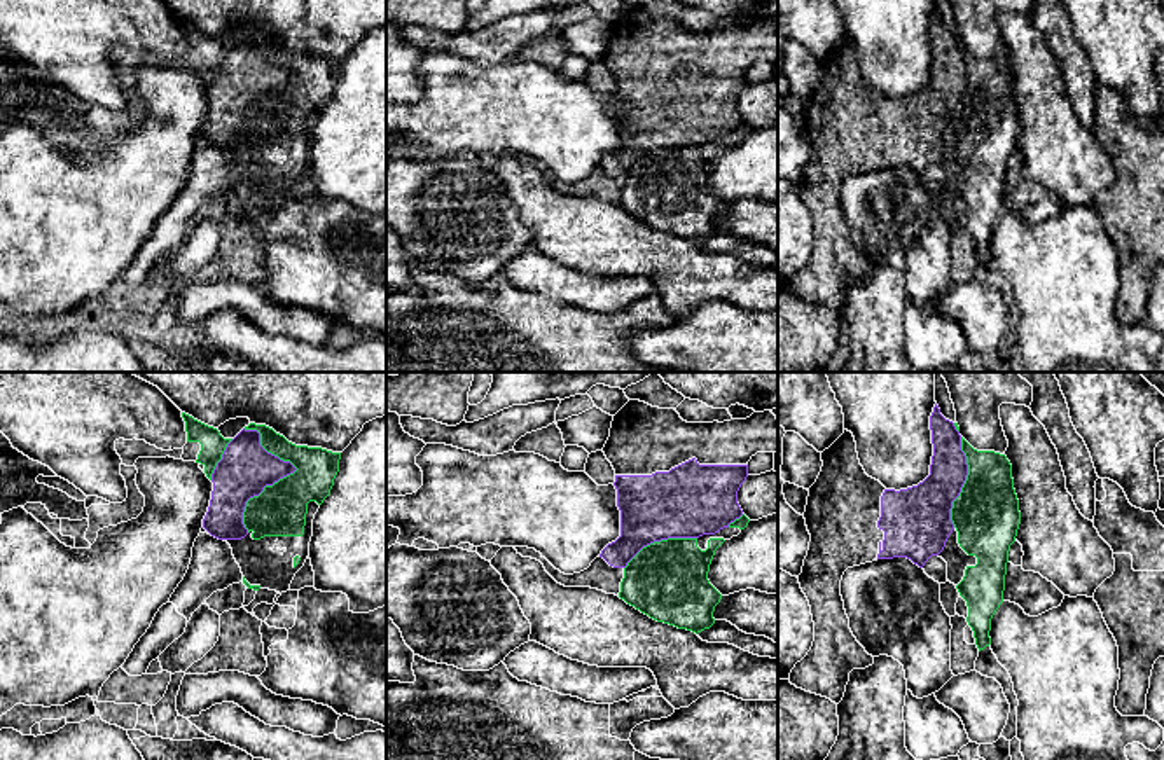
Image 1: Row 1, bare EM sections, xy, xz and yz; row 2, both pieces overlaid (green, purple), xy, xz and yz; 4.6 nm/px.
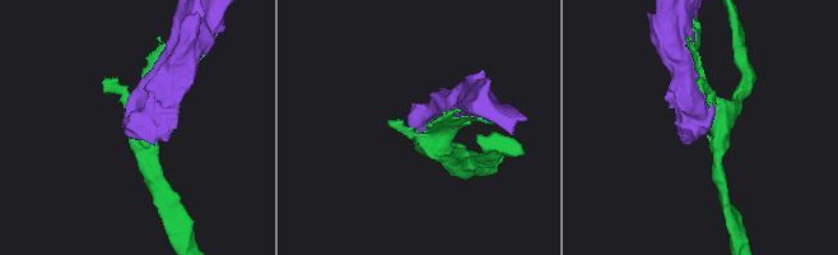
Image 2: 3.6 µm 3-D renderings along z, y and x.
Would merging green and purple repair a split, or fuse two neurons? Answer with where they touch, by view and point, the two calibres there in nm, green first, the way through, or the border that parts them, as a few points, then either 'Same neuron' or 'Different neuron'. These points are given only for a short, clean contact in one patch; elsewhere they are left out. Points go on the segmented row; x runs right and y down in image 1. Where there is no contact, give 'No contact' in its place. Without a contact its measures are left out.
Touches green at xy (284, 477). Thickness 240 nm (green) against 240 nm. Different neuron

